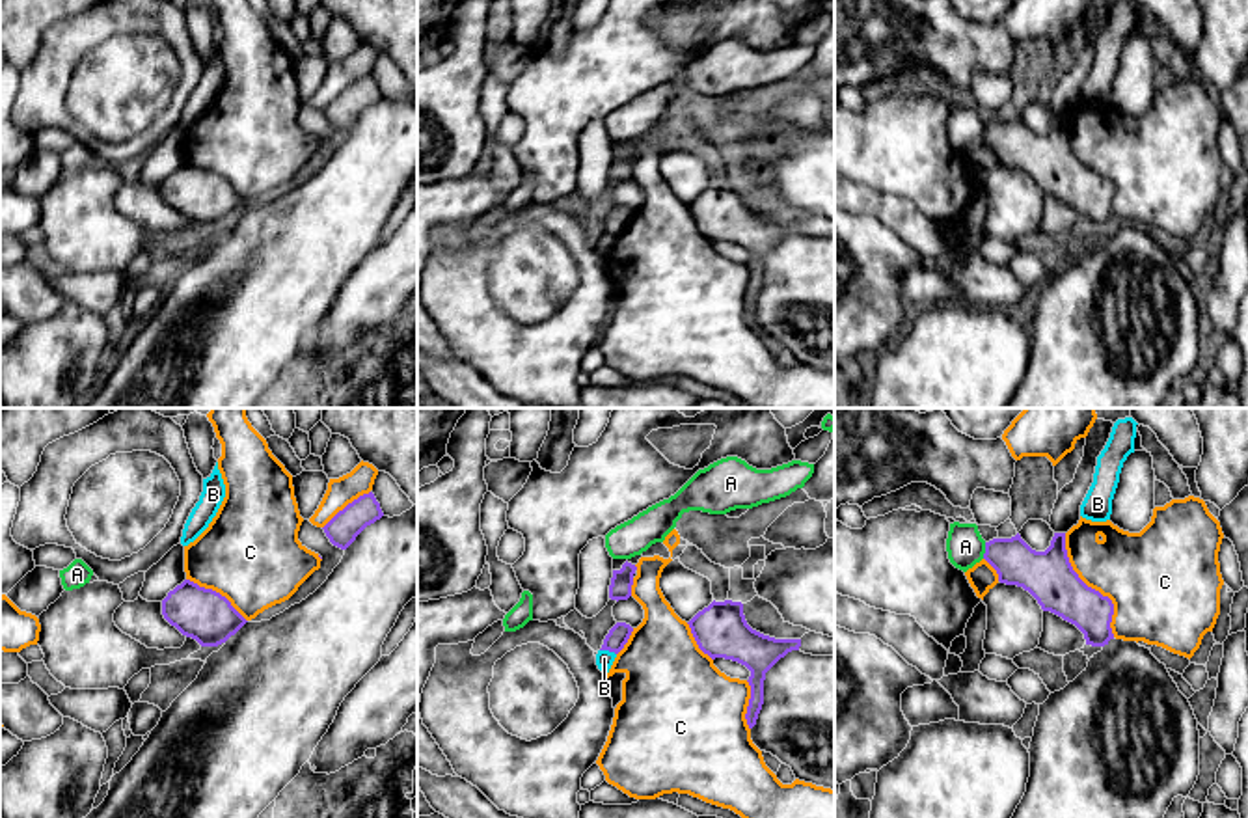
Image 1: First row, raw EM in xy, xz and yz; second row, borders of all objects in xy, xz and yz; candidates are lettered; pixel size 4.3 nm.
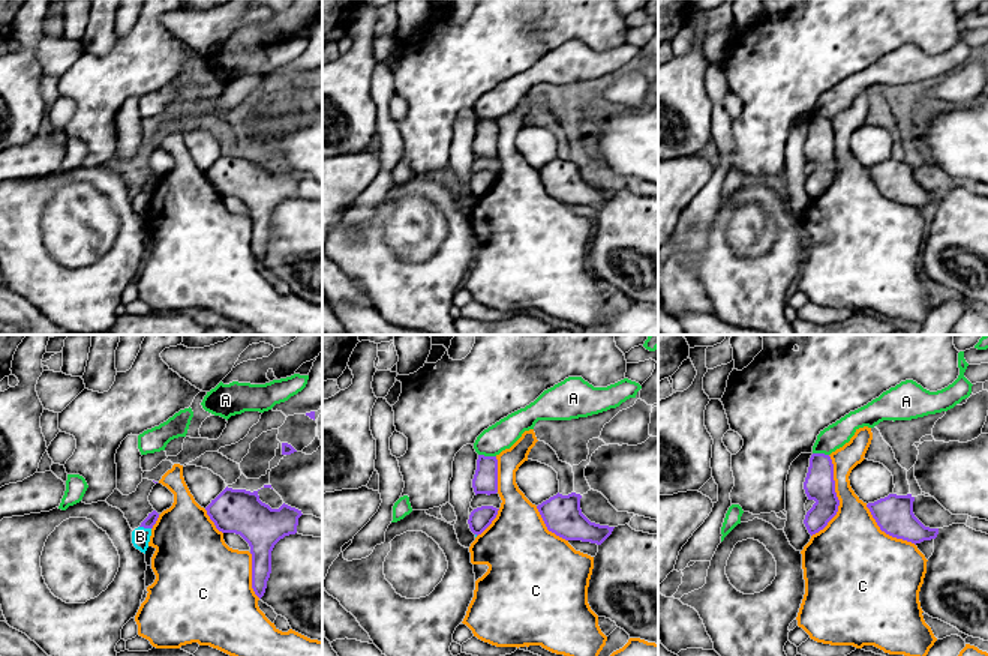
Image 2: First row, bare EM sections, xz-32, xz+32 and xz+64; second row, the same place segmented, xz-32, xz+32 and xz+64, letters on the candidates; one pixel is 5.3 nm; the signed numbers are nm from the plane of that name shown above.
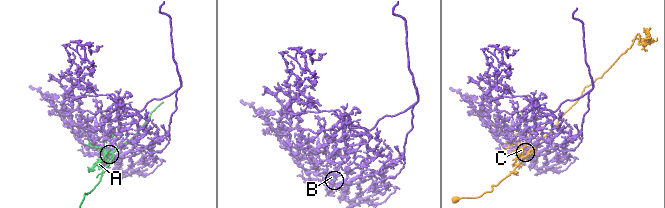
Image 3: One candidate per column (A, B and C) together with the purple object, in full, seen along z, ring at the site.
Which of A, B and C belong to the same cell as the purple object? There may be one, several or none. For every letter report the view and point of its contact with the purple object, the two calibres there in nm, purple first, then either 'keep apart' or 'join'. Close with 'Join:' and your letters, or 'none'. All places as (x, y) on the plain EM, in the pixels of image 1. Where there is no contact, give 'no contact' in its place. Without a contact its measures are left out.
A: yz (986, 133) | 190/160 nm | keep apart
B: xz (608, 231) | 90/80 nm | keep apart
C: yz (1090, 170) | 220/380 nm | keep apart
Join: none

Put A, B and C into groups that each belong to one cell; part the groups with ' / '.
A / B / C

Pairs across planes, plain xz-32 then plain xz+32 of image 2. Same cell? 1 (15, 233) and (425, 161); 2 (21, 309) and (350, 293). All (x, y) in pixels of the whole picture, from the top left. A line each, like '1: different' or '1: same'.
1: different
2: different

